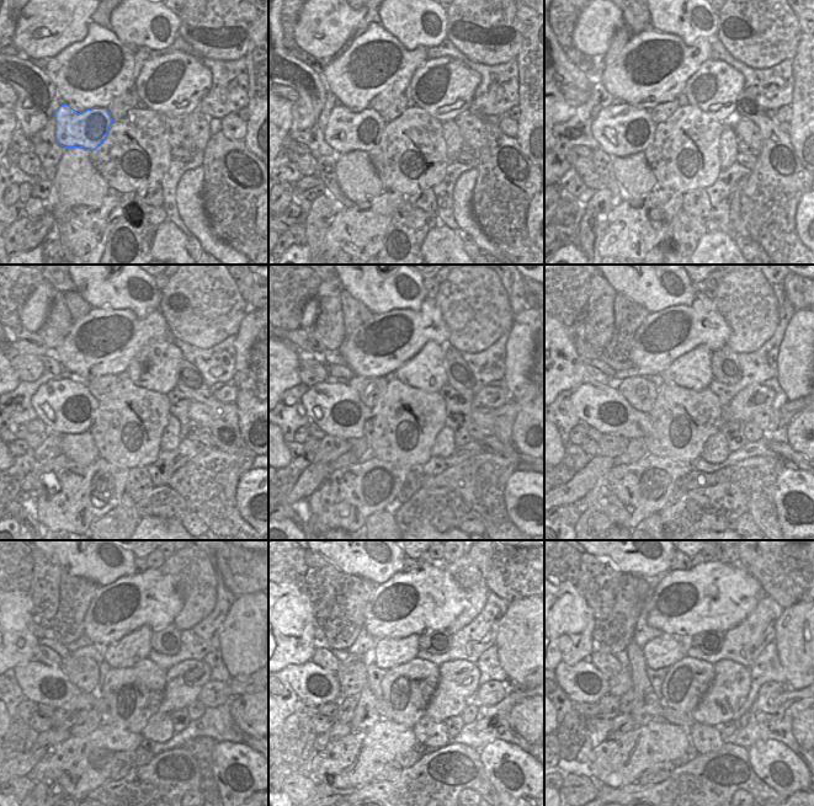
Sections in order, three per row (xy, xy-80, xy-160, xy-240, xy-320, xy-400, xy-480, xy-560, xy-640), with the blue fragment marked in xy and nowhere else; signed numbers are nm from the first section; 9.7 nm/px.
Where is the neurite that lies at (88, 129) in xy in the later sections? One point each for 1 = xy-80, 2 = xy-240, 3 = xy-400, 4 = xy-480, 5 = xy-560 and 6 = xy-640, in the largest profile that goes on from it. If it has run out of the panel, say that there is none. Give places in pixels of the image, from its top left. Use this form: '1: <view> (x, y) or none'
1: xy-80 (346, 131)
2: xy-240 (65, 406)
3: xy-400 (604, 407)
4: xy-480 (44, 684)
5: xy-560 (310, 682)
6: xy-640 (584, 683)

